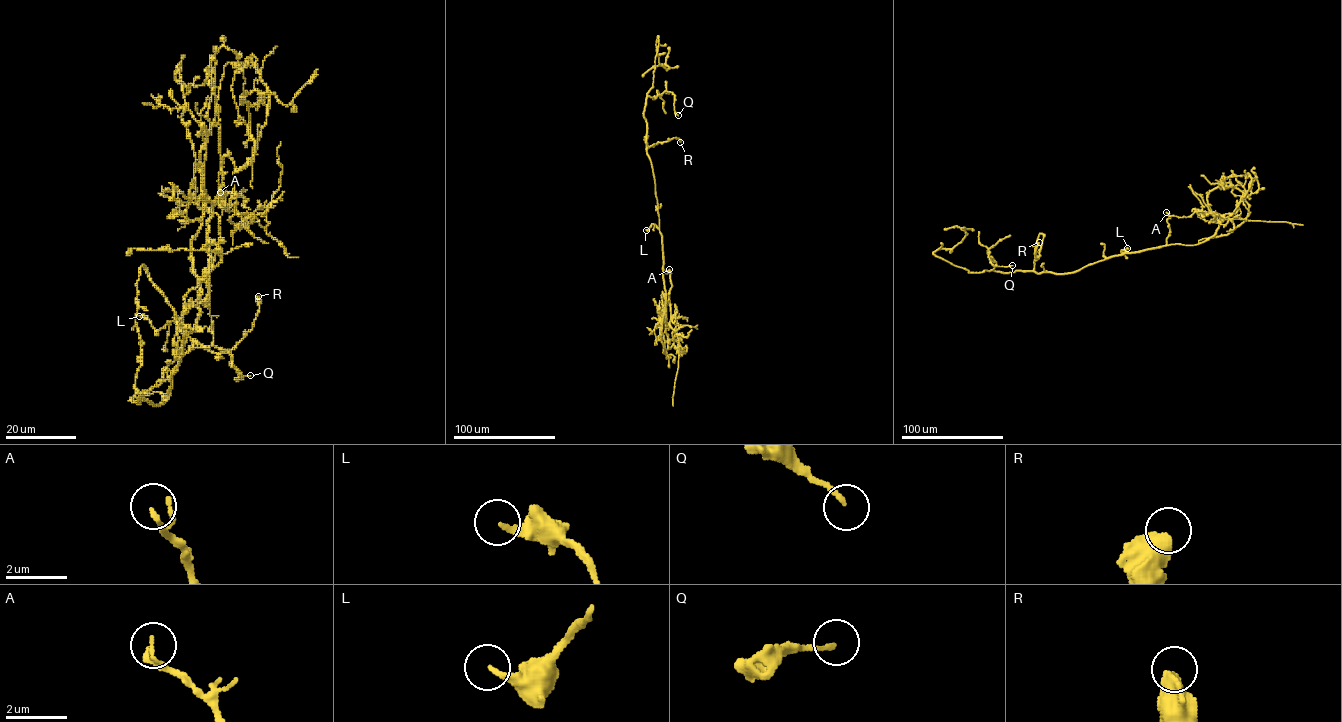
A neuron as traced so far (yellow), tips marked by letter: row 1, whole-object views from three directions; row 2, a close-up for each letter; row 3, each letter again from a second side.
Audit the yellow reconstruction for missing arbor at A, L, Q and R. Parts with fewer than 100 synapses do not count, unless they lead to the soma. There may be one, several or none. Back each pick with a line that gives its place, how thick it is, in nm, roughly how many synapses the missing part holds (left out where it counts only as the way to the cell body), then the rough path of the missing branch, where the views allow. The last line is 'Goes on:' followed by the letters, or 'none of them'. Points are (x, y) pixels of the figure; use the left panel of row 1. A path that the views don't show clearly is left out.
Goes on: none of them

